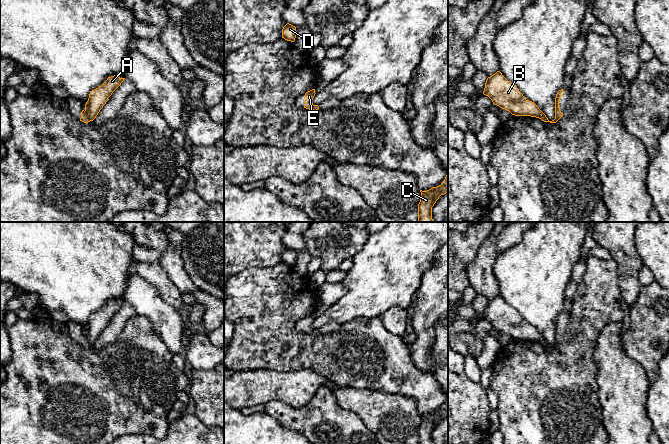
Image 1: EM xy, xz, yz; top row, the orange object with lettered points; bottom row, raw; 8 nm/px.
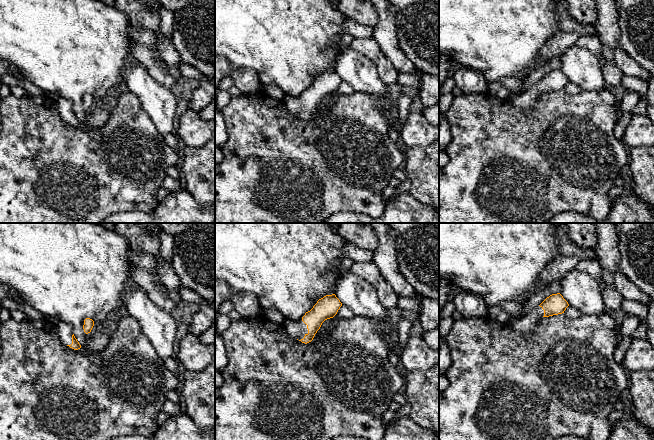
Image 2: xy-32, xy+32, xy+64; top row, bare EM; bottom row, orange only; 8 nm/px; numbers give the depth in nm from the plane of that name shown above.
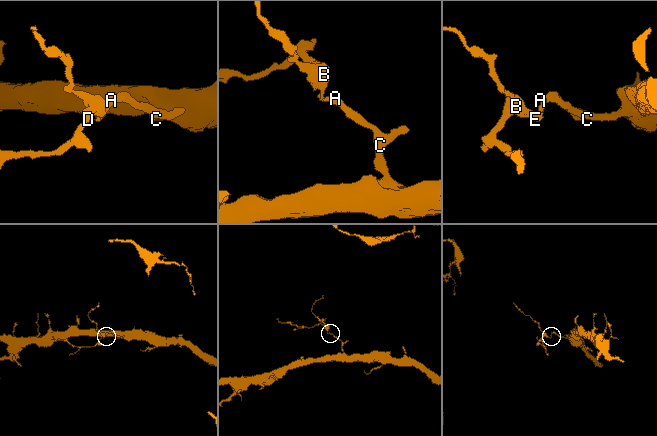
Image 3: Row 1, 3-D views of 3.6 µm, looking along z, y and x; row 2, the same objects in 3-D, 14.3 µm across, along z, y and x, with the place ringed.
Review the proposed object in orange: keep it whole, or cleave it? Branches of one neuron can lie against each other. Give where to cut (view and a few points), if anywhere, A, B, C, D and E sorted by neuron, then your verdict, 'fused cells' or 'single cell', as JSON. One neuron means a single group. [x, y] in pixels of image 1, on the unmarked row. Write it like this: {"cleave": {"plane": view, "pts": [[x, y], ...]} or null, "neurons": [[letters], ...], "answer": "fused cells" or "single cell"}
{"cleave": null, "neurons": [["A", "B", "C", "D", "E"]], "answer": "single cell"}

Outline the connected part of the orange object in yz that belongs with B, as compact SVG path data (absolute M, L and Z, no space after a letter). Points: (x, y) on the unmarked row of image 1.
M500 295L487 302L483 318L488 320L493 328L515 340L531 340L544 346L556 347L563 339L559 331L559 324L564 318L563 313L556 318L555 343L549 345L539 331L534 326L527 324L516 309L508 305Z

